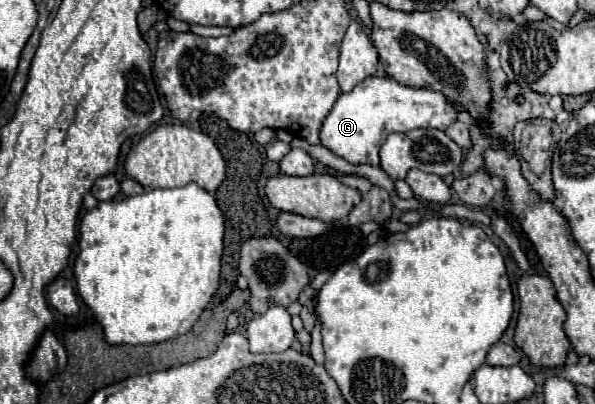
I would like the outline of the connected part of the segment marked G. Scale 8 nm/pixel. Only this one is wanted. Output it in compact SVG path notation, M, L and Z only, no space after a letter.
M367 77L361 83L357 83L351 93L341 93L339 95L333 109L323 119L319 139L321 139L323 147L331 149L331 153L335 153L337 157L341 157L341 159L345 159L353 165L373 165L373 167L377 167L379 165L379 147L387 139L387 135L397 133L397 131L411 131L411 129L417 129L417 127L445 131L445 127L449 127L449 123L455 121L455 119L457 119L455 107L445 99L445 95L441 95L437 91L431 91L431 89L425 89L425 87L423 89L405 87L391 77Z

